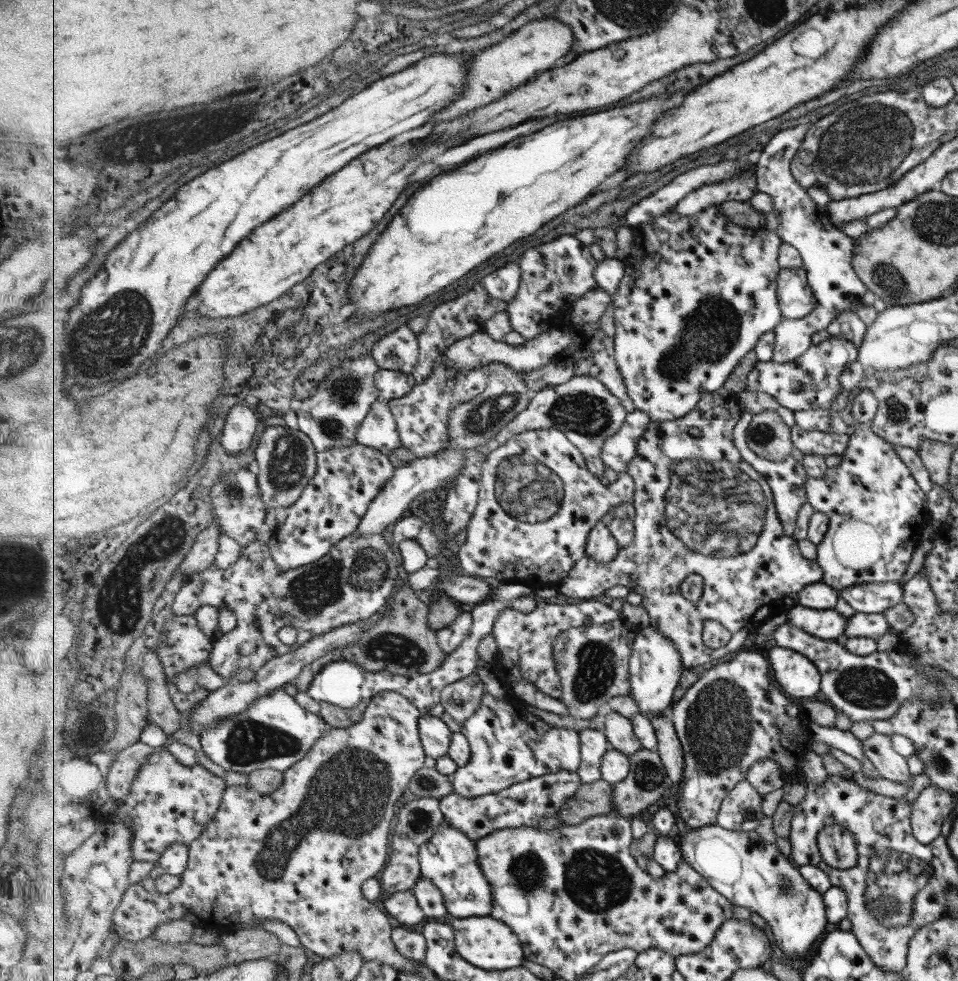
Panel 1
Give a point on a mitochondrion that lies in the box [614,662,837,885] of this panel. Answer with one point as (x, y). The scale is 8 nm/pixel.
(717, 724)

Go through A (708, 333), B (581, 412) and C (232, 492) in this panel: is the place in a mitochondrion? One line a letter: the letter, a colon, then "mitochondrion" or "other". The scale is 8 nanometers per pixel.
A: mitochondrion
B: mitochondrion
C: mitochondrion

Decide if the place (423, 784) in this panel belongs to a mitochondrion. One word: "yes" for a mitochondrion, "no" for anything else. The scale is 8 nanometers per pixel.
yes

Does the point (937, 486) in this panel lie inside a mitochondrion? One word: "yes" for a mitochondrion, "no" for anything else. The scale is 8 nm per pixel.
no

